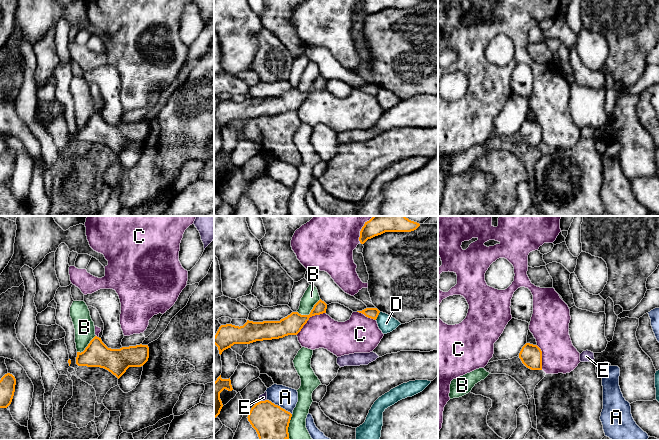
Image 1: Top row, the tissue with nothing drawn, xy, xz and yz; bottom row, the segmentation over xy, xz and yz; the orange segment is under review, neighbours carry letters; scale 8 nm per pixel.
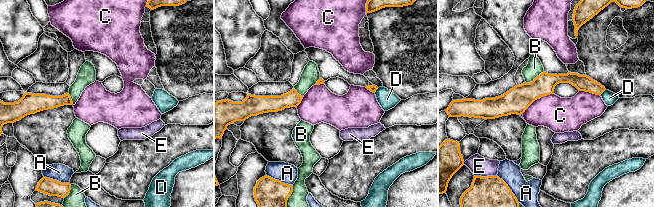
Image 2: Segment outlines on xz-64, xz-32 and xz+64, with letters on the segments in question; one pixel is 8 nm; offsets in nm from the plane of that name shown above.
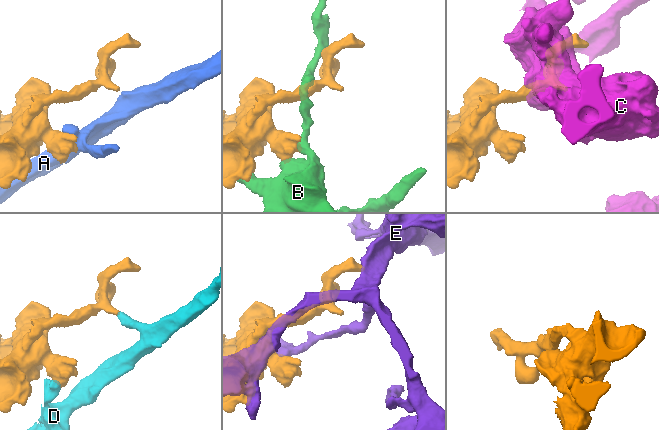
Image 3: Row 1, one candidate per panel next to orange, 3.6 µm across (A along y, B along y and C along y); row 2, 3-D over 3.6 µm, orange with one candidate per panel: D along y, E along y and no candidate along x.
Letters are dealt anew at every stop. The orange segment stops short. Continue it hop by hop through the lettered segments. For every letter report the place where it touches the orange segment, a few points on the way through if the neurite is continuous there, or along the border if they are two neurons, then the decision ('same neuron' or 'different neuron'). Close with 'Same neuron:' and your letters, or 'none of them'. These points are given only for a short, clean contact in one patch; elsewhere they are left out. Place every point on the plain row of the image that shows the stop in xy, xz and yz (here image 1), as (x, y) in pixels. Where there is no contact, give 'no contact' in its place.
A: meets orange in xz at (279, 182); border along xz (267, 175), (291, 190); different neuron
B: meets orange in xz at (310, 88); different neuron
C: meets orange in xz at (309, 93); different neuron
D: meets orange in xz at (377, 92); border along xz (380, 88), (375, 95); different neuron
E: meets orange in xz at (263, 177); different neuron
Same neuron: none of them

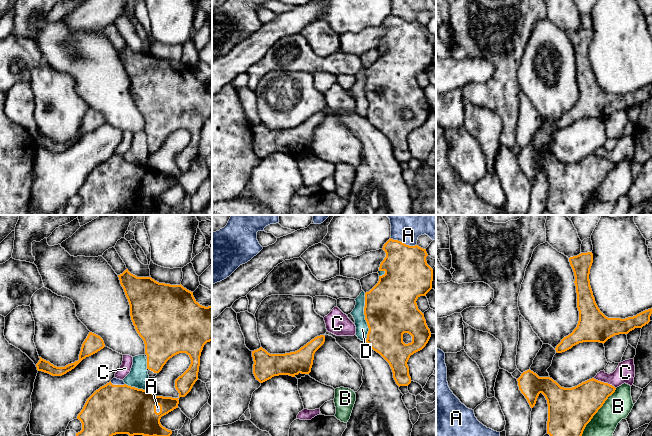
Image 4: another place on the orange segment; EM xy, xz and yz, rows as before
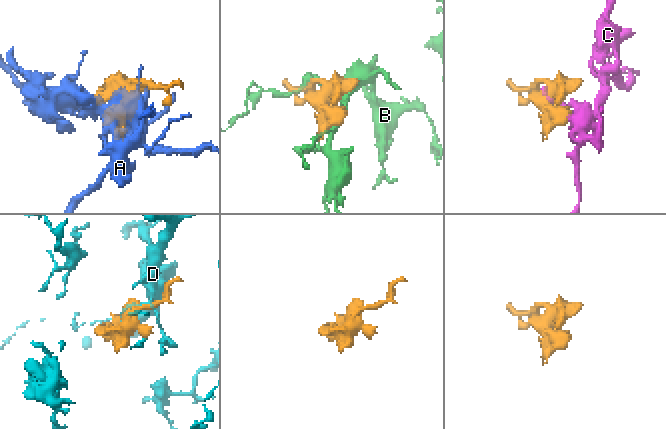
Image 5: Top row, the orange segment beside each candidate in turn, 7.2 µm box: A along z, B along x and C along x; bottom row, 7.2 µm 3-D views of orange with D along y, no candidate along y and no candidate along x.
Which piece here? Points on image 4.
A: meets orange in xz at (403, 19); same neuron
B: meets orange in yz at (596, 188); different neuron
C: meets orange in yz at (603, 158); different neuron
D: meets orange in xz at (365, 93); different neuron
Same neuron: A

